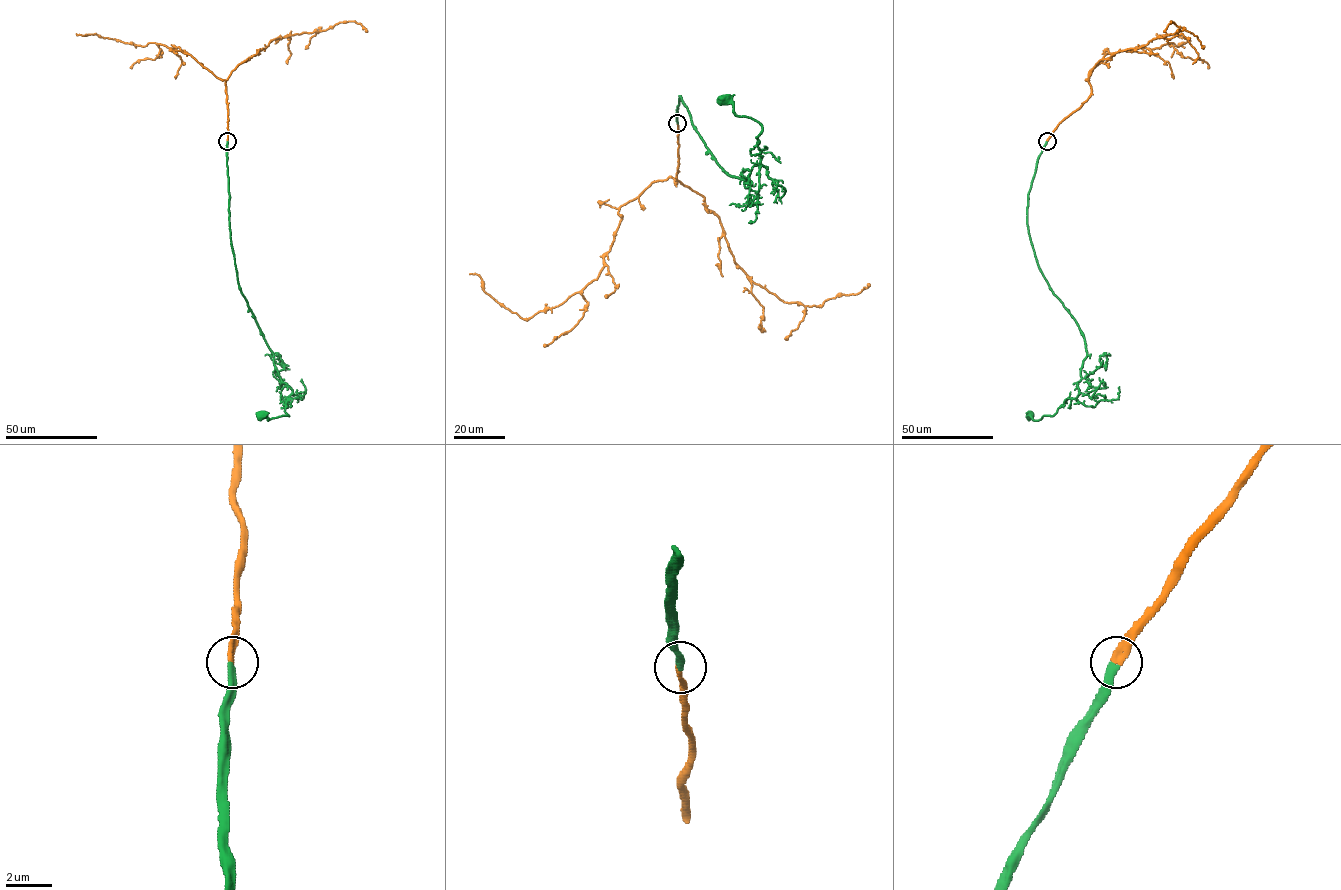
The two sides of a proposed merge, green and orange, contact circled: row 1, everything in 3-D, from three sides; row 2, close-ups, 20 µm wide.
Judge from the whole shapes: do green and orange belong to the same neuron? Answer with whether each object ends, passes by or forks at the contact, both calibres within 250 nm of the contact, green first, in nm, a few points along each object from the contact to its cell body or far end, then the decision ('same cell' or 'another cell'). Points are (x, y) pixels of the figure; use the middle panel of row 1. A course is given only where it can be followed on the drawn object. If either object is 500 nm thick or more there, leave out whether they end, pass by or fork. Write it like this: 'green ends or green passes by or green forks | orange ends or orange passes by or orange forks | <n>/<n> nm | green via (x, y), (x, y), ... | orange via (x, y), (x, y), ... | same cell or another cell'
green ends | orange ends | 300/280 nm | green via (677, 123), (680, 96), (729, 175), (766, 168), (756, 137), (762, 126), (738, 116), (725, 99) | orange via (677, 123), (676, 184), (668, 177), (653, 182), (620, 207), (596, 279), (559, 305), (521, 318), (470, 274) | same cell

